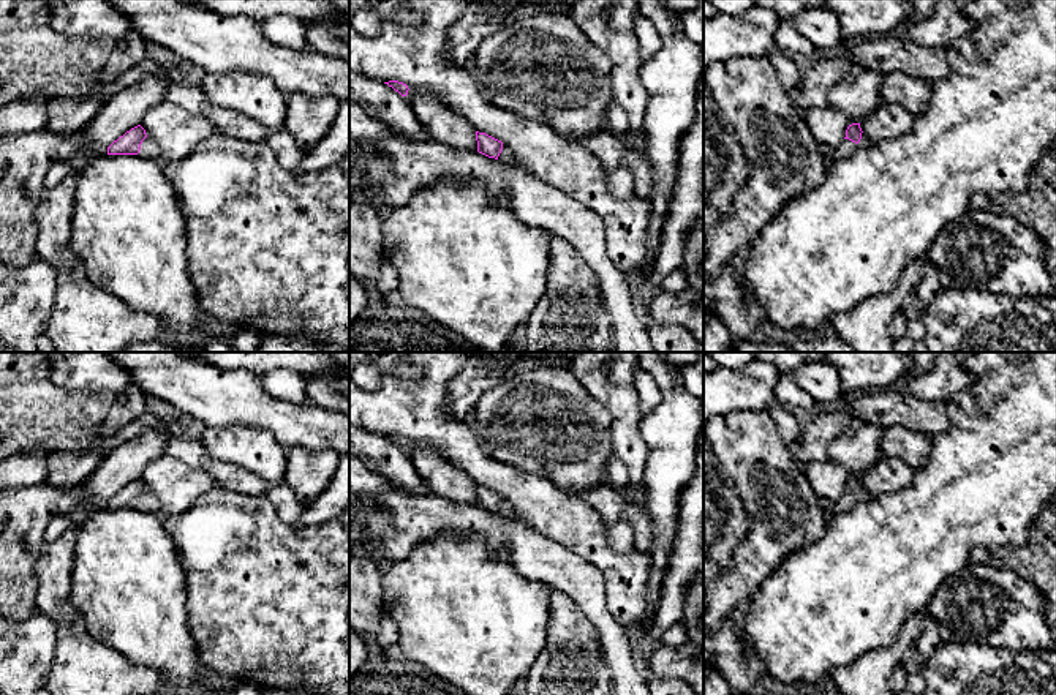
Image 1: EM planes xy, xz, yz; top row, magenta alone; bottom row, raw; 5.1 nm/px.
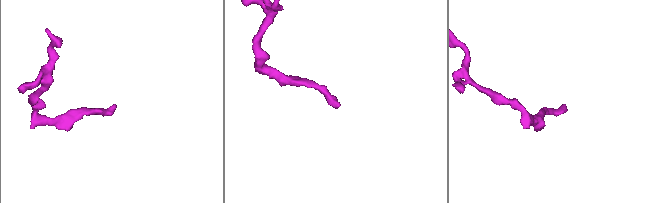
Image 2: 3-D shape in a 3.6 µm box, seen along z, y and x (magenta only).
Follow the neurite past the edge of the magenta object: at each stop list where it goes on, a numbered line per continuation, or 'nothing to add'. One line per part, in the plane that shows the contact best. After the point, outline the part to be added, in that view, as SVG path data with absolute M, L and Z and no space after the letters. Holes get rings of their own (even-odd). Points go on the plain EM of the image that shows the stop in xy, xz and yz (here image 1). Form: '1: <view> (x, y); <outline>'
1: yz (846, 503); M862 486L862 493L858 498L849 494L849 493L844 493L839 501L836 502L835 505L835 512L839 513L839 512L849 512L852 510L858 502L868 502L874 498L874 494L871 494L868 490L865 490Z

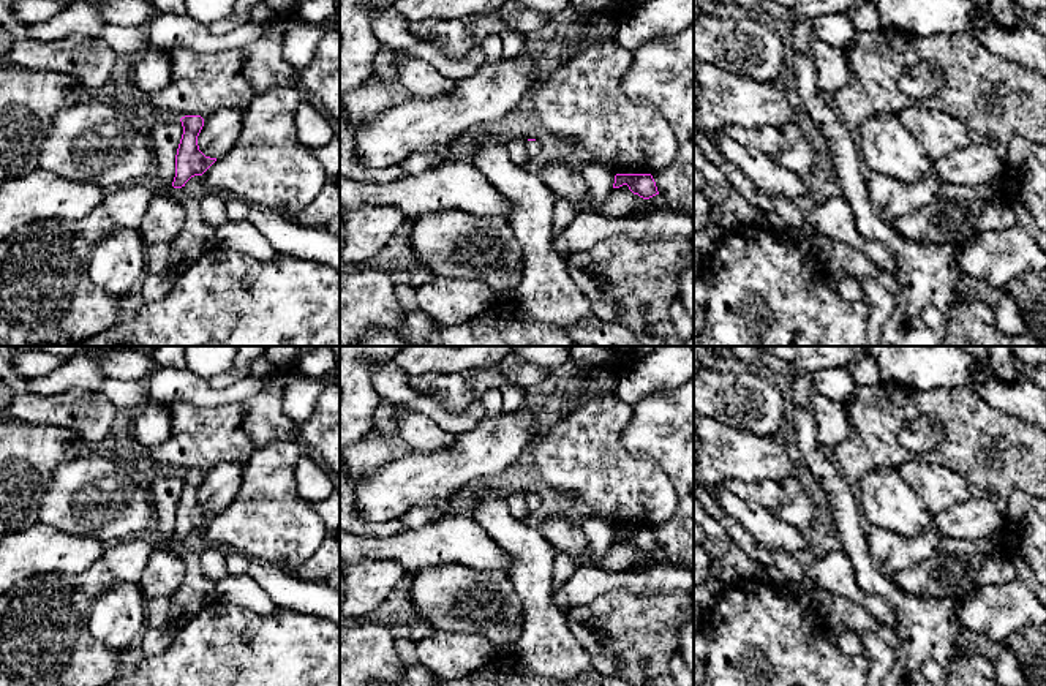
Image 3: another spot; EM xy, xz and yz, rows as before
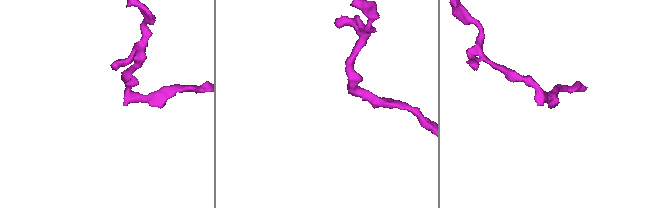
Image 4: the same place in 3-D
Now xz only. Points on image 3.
1: xz (533, 501); M526 495L526 506L529 509L529 512L537 512L537 509L540 507L540 496L539 495Z

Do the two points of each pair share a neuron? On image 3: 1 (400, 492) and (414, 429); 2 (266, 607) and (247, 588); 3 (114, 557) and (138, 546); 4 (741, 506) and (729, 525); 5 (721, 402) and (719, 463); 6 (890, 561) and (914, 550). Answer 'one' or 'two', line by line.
1: two
2: one
3: one
4: two
5: two
6: one

